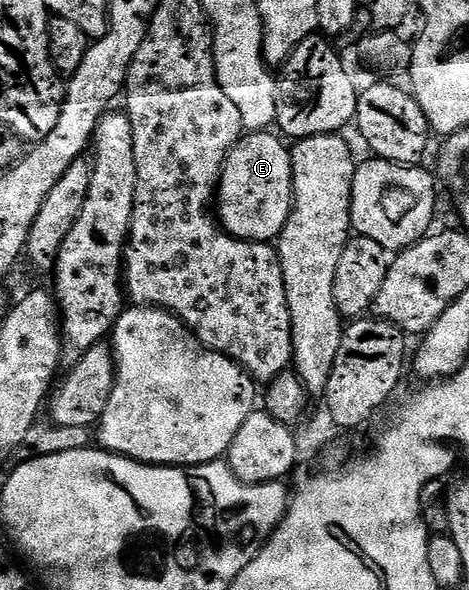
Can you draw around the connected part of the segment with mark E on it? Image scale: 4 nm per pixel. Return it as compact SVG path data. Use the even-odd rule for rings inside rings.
M248 131L228 152L218 182L218 221L225 233L242 241L261 243L272 243L279 238L292 210L292 154L283 143L275 132Z

